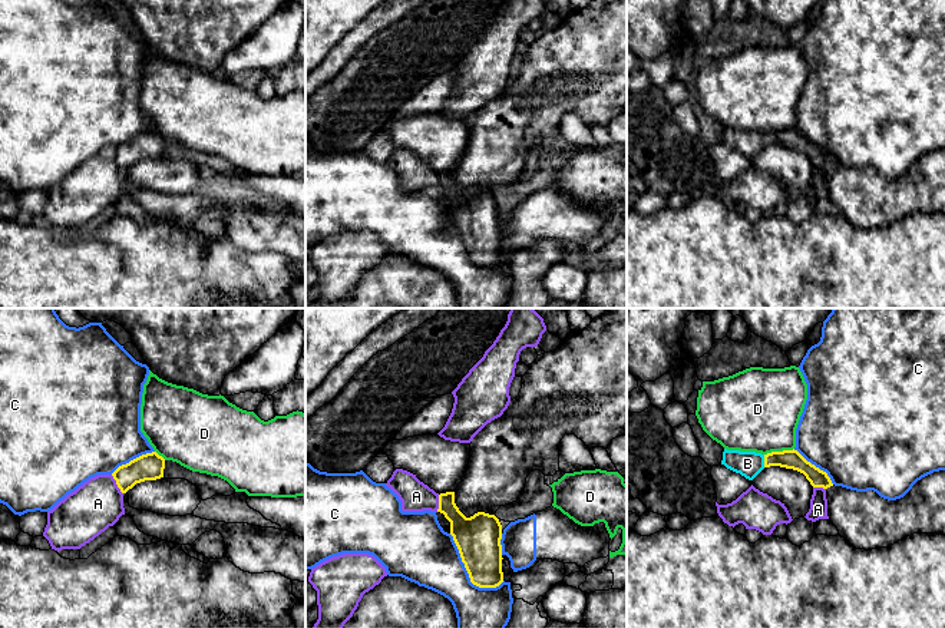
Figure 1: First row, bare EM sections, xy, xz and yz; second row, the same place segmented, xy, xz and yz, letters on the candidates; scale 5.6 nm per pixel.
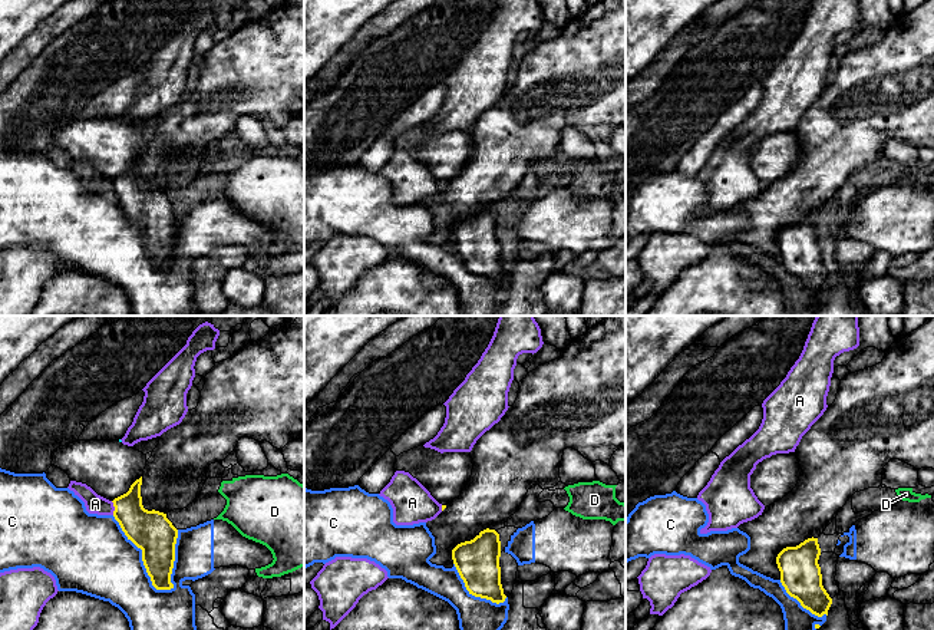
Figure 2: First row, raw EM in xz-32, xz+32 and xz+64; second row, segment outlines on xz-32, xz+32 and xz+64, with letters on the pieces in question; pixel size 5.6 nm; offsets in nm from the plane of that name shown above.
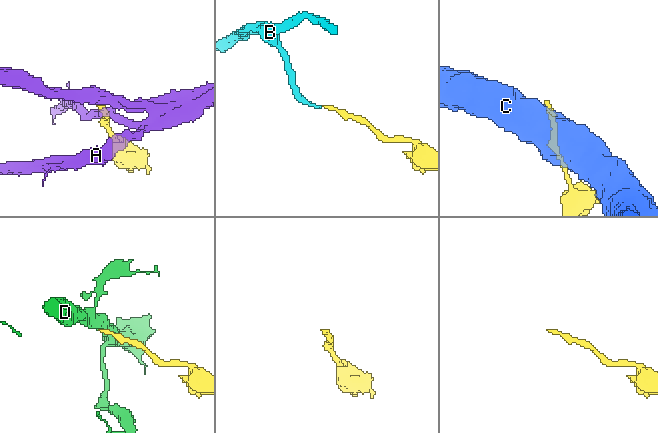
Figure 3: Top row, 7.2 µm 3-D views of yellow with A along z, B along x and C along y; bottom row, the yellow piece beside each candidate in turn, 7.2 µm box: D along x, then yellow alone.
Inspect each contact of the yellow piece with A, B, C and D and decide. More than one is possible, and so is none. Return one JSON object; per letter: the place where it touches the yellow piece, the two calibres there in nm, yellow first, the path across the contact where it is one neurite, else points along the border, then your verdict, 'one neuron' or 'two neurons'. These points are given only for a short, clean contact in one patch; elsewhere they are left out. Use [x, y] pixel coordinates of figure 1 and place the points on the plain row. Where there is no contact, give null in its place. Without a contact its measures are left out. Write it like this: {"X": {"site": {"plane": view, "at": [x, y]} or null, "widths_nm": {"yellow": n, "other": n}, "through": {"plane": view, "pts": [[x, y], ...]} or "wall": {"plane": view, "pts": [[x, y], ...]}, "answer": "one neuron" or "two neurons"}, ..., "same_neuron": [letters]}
{"A": {"site": {"plane": "xy", "at": [116, 162]}, "widths_nm": {"yellow": 150, "other": 280}, "wall": {"plane": "xy", "pts": [[111, 154], [122, 172]]}, "answer": "two neurons"}, "B": {"site": {"plane": "yz", "at": [765, 139]}, "widths_nm": {"yellow": 110, "other": 140}, "through": {"plane": "yz", "pts": [[790, 138], [765, 139], [747, 142]]}, "answer": "one neuron"}, "C": {"site": {"plane": "xz", "at": [468, 251]}, "widths_nm": {"yellow": 260, "other": 340}, "answer": "two neurons"}, "D": {"site": {"plane": "yz", "at": [779, 131]}, "widths_nm": {"yellow": 110, "other": 440}, "wall": {"plane": "yz", "pts": [[793, 126], [772, 129], [765, 134]]}, "answer": "two neurons"}, "same_neuron": ["B"]}

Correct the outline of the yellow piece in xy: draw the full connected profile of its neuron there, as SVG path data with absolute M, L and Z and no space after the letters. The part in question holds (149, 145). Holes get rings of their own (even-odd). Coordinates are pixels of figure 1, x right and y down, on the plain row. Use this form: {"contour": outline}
{"contour": "M156 130L142 133L126 143L119 145L113 152L118 166L126 172L136 162L163 156L165 138Z"}

